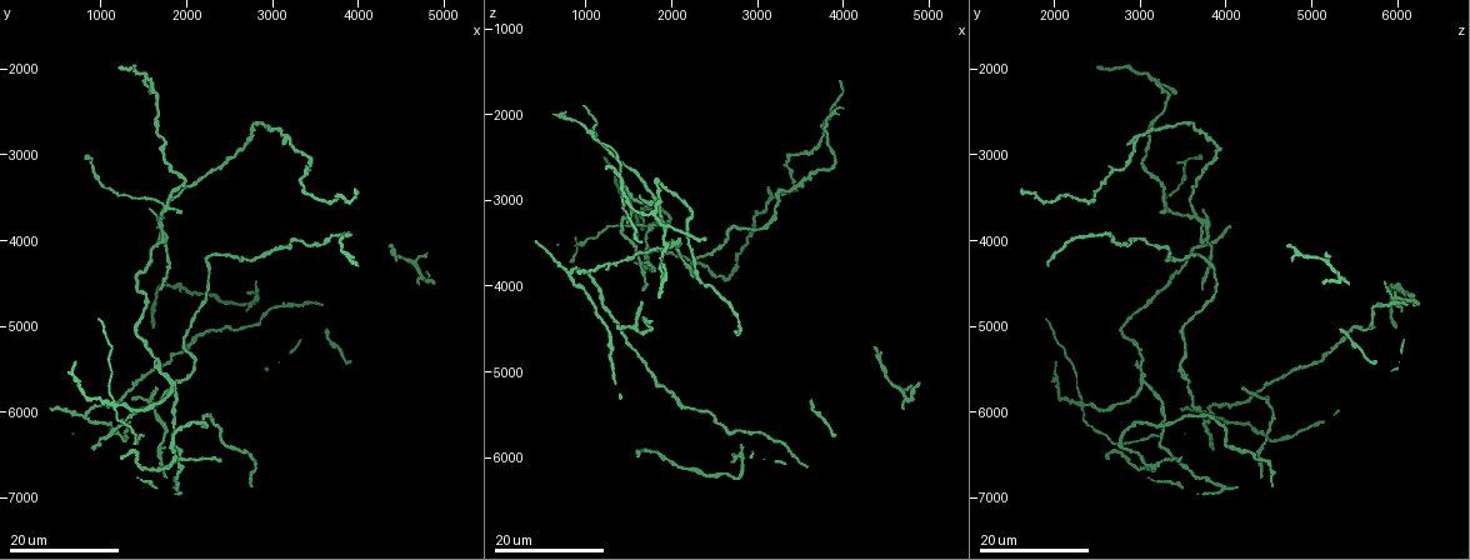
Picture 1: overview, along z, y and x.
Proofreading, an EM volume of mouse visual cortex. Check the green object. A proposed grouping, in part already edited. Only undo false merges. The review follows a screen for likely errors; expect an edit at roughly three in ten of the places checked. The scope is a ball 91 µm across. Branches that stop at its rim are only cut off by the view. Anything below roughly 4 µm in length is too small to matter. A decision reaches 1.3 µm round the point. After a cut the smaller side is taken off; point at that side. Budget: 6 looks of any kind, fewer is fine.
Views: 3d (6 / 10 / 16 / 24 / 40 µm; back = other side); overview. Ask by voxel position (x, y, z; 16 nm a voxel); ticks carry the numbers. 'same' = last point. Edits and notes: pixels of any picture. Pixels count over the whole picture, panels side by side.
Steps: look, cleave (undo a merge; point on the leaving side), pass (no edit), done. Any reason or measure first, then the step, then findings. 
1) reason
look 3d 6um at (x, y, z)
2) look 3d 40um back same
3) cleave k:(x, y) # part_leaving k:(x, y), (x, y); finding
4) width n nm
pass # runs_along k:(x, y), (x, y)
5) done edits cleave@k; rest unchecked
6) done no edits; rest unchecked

four arms meet
look 3d 24um at (2800, 4650, 5950)

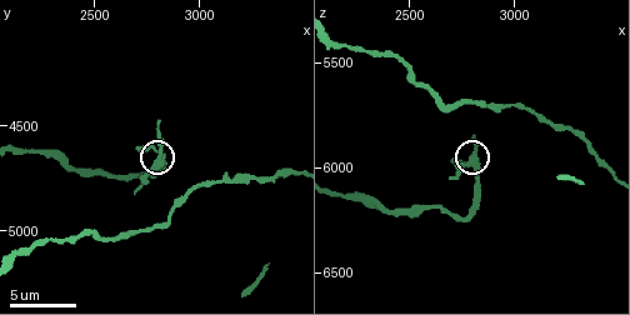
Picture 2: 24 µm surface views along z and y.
zoom in
look 3d 10um at (2800, 4680, 5980)

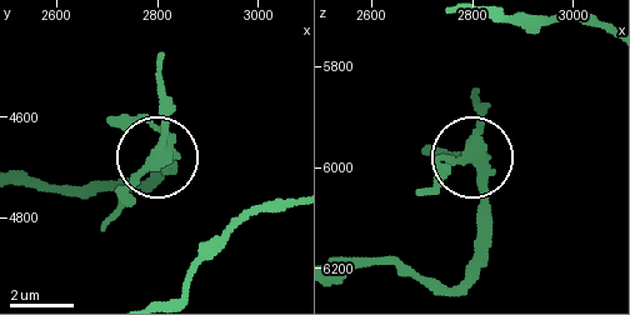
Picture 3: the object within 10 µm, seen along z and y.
pass # one cell here

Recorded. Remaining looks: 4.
thick turns thin
look 3d 16um at (1500, 5600, 4700)

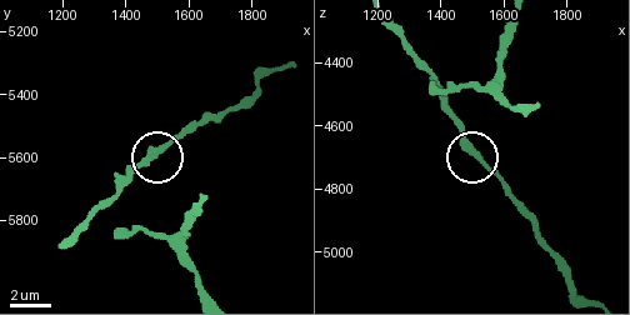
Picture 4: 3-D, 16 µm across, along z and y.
look 3d 10um at (1490, 5580, 4670)

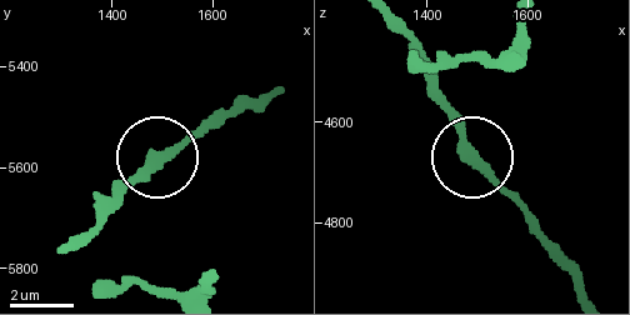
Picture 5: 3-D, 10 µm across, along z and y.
pass # runs_along 5:(151, 293), (104, 279), (98, 230), (205, 120); continuous, no second cell

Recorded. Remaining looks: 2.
four-way junction
look 3d 16um at (1150, 5950, 2300)

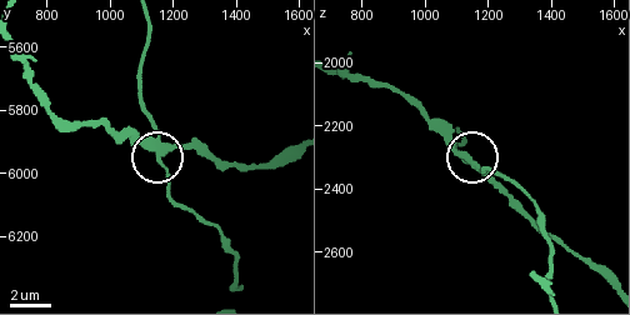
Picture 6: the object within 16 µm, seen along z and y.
look 3d 6um at (1150, 5950, 2320)

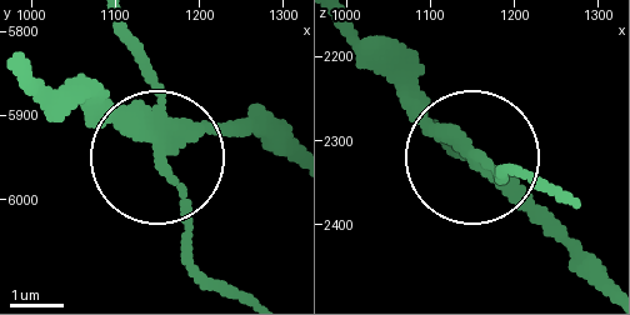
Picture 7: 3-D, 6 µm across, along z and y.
cleave 7:(183, 200) # part_leaving 7:(151, 135), (196, 265), (233, 286); two cells meet here

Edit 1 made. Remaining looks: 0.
done edits cleave@7; rest unchecked

